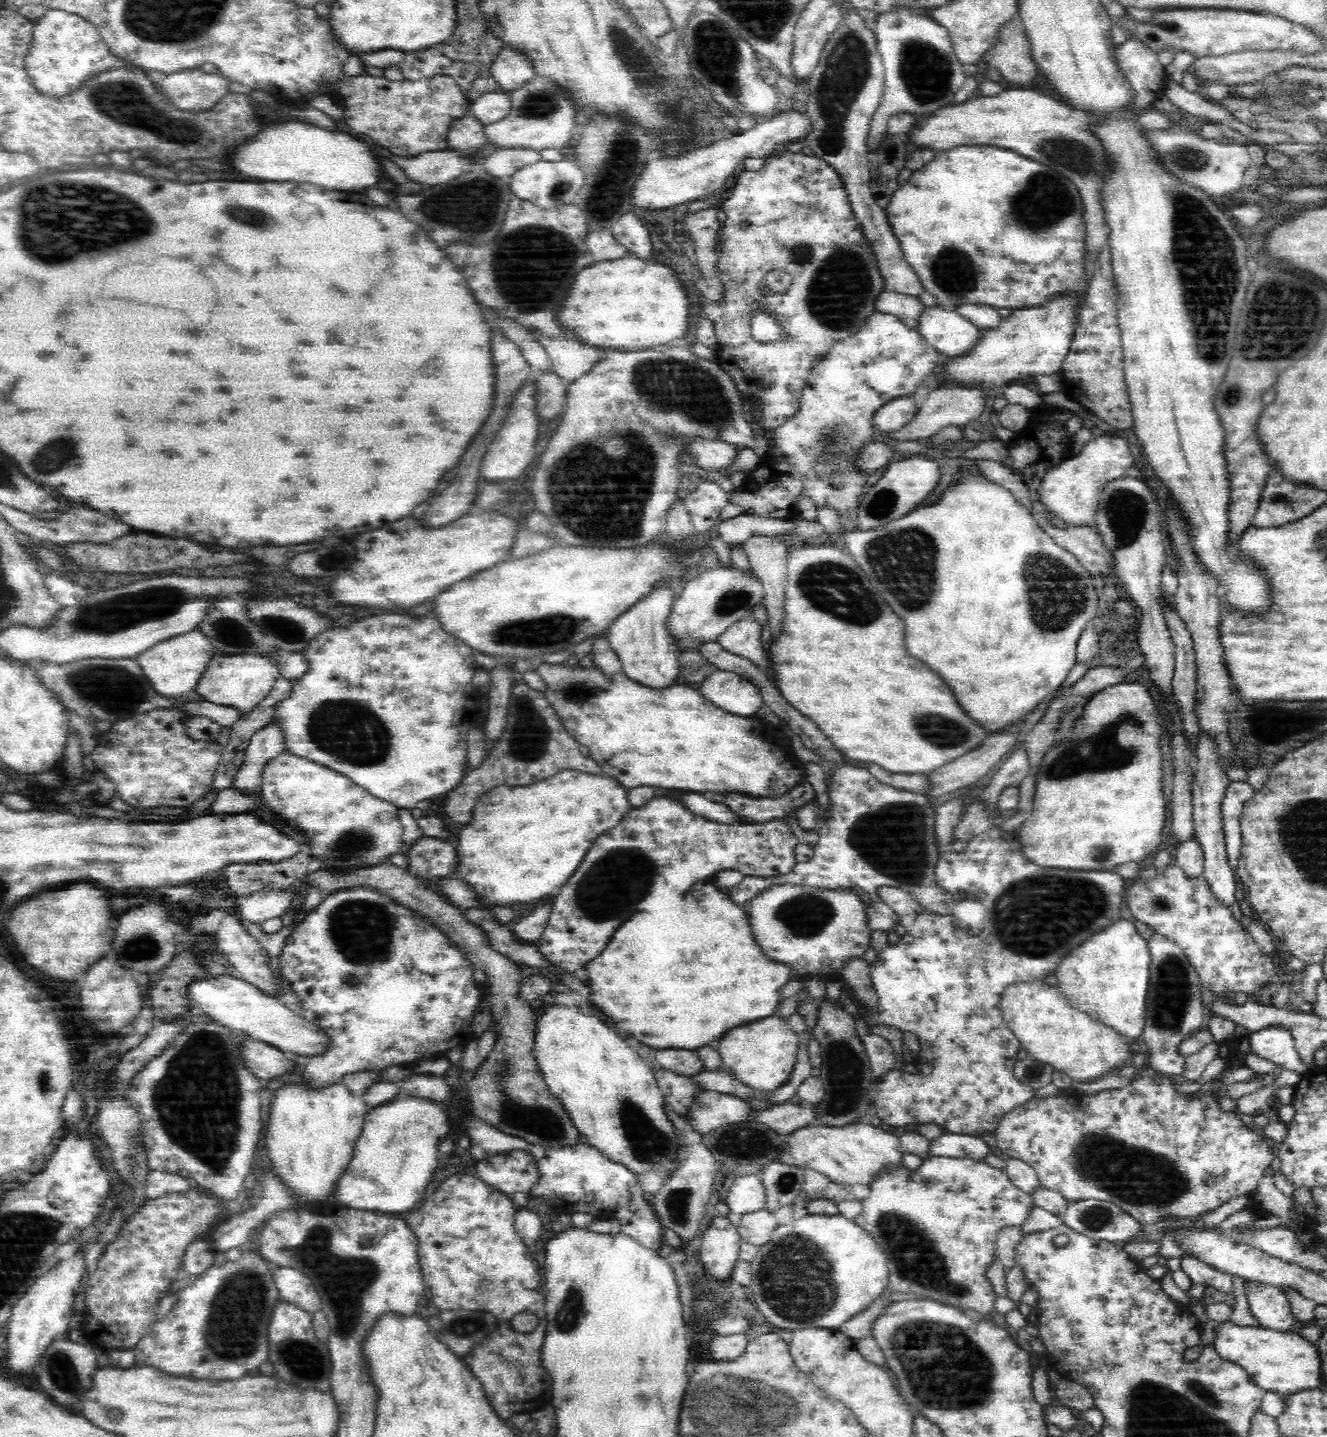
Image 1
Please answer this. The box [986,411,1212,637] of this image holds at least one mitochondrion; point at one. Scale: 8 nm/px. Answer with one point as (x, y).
(1057, 596)

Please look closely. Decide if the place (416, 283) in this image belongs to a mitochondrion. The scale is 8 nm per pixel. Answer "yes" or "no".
no

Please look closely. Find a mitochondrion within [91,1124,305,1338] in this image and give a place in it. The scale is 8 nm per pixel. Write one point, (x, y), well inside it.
(131, 1273)

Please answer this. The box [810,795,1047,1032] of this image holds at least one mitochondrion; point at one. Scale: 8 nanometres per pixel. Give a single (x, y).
(891, 837)

